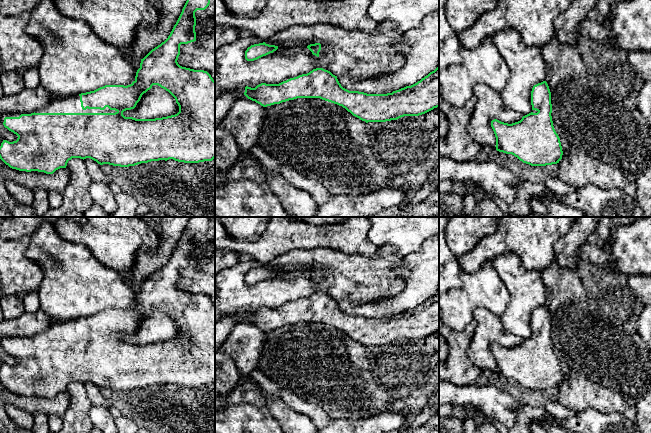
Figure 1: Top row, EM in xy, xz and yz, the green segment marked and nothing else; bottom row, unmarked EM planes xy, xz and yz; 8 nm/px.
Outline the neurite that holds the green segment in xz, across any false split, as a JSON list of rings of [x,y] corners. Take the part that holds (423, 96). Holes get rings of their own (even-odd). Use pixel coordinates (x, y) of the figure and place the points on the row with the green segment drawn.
[[[439,66],[417,83],[387,94],[367,94],[349,91],[341,86],[337,76],[323,68],[290,78],[279,84],[261,83],[255,88],[240,85],[215,98],[215,128],[219,126],[232,104],[238,99],[250,99],[263,107],[297,98],[320,98],[345,108],[362,121],[386,122],[404,116],[419,116],[439,107]]]

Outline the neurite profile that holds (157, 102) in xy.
[[[153,85],[150,90],[144,93],[136,107],[123,112],[125,117],[136,119],[155,119],[179,112],[179,106],[175,98],[165,89]]]

